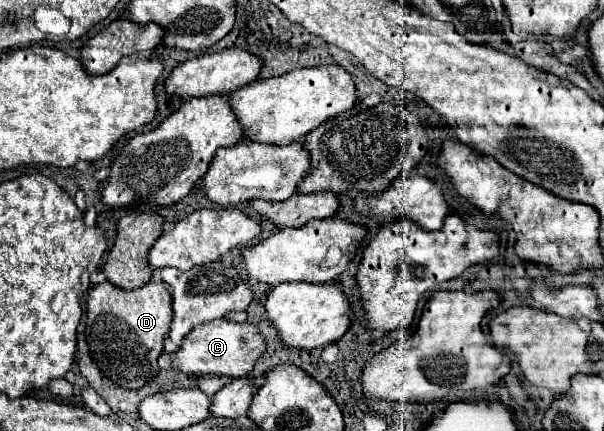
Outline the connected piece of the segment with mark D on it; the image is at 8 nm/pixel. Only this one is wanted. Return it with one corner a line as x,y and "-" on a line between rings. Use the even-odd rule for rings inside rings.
105,281
91,287
87,293
85,335
87,335
91,357
95,365
101,369
101,373
113,383
117,383
119,387
139,389
157,375
157,357
163,351
163,339
167,337
169,323
171,323
171,295
169,295
169,287
161,281
149,281
143,287
133,289
133,291
119,289
111,285
109,281

